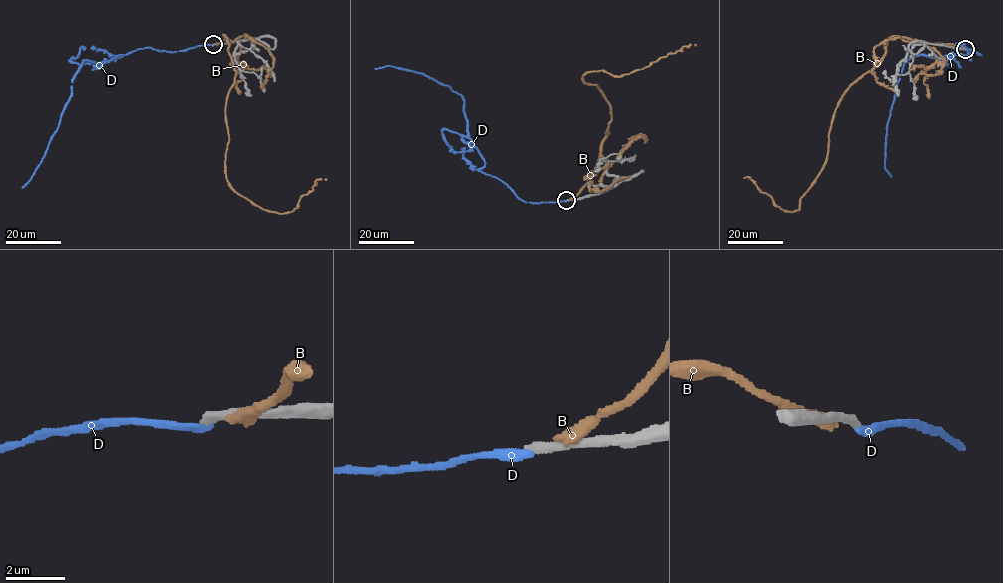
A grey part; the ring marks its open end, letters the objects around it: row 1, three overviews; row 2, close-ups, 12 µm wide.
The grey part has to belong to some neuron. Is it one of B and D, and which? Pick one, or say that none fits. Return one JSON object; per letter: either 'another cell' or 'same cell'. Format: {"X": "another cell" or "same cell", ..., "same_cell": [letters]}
{"B": "another cell", "D": "another cell", "same_cell": []}

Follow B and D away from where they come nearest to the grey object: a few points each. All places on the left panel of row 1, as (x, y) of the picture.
B: (216, 44), (226, 36), (236, 73), (225, 111), (233, 189), (284, 213), (327, 179)
D: (213, 45), (172, 52), (140, 48), (107, 61), (82, 61), (44, 157), (22, 188)

